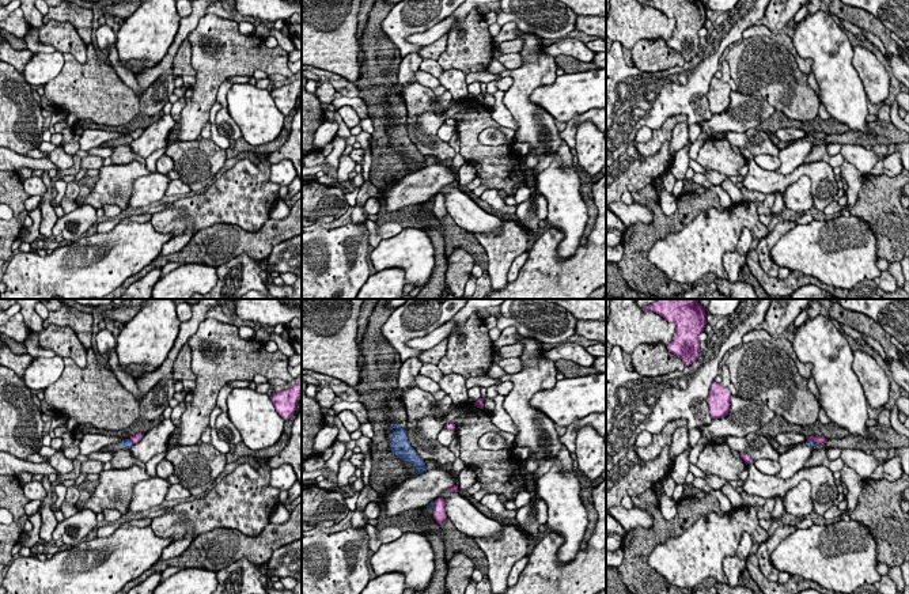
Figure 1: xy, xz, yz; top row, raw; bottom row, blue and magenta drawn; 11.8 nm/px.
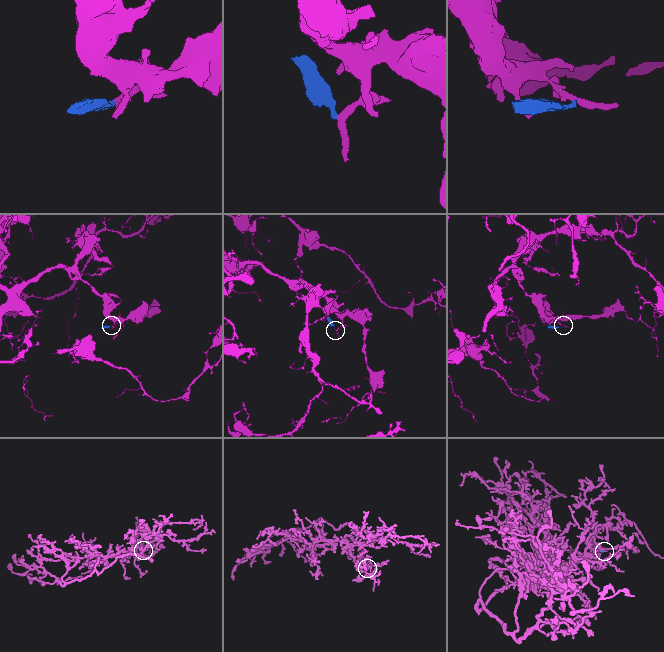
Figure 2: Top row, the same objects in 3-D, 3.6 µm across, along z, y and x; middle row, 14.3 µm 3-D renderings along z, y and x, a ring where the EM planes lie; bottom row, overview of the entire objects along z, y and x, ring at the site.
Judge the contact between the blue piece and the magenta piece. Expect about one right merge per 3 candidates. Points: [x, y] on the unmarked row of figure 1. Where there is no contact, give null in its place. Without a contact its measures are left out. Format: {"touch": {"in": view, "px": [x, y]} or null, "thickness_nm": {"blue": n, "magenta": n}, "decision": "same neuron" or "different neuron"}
{"touch": {"in": "yz", "px": [810, 136]}, "thickness_nm": {"blue": 60, "magenta": 100}, "decision": "different neuron"}

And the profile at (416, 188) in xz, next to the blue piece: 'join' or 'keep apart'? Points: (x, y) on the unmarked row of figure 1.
keep apart

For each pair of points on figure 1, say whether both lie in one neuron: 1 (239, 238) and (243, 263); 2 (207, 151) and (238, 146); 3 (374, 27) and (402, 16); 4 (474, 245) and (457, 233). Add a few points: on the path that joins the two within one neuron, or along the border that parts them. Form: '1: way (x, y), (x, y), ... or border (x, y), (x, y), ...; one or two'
1: border (260, 258), (252, 258), (241, 253), (216, 268); two
2: border (226, 151), (227, 158); two
3: border (386, 14), (382, 22), (382, 31), (400, 52); two
4: way (470, 245), (461, 237); one

